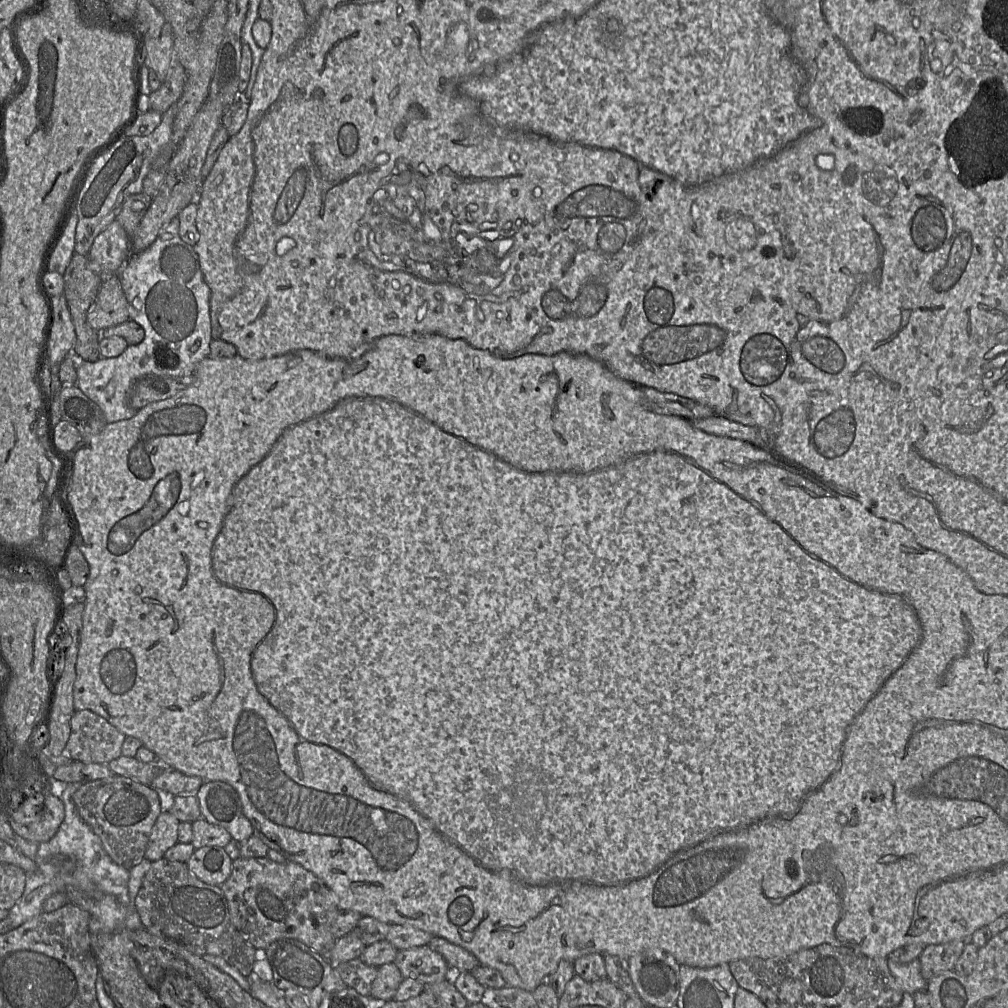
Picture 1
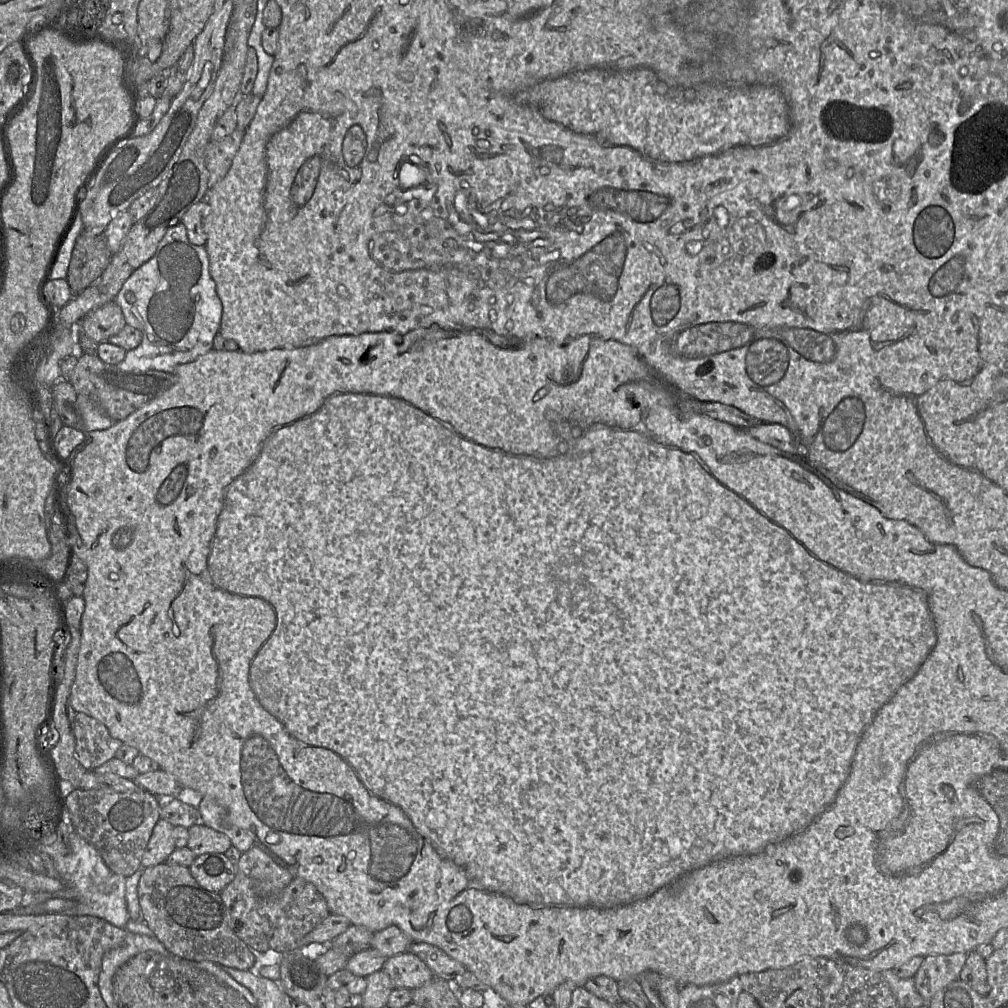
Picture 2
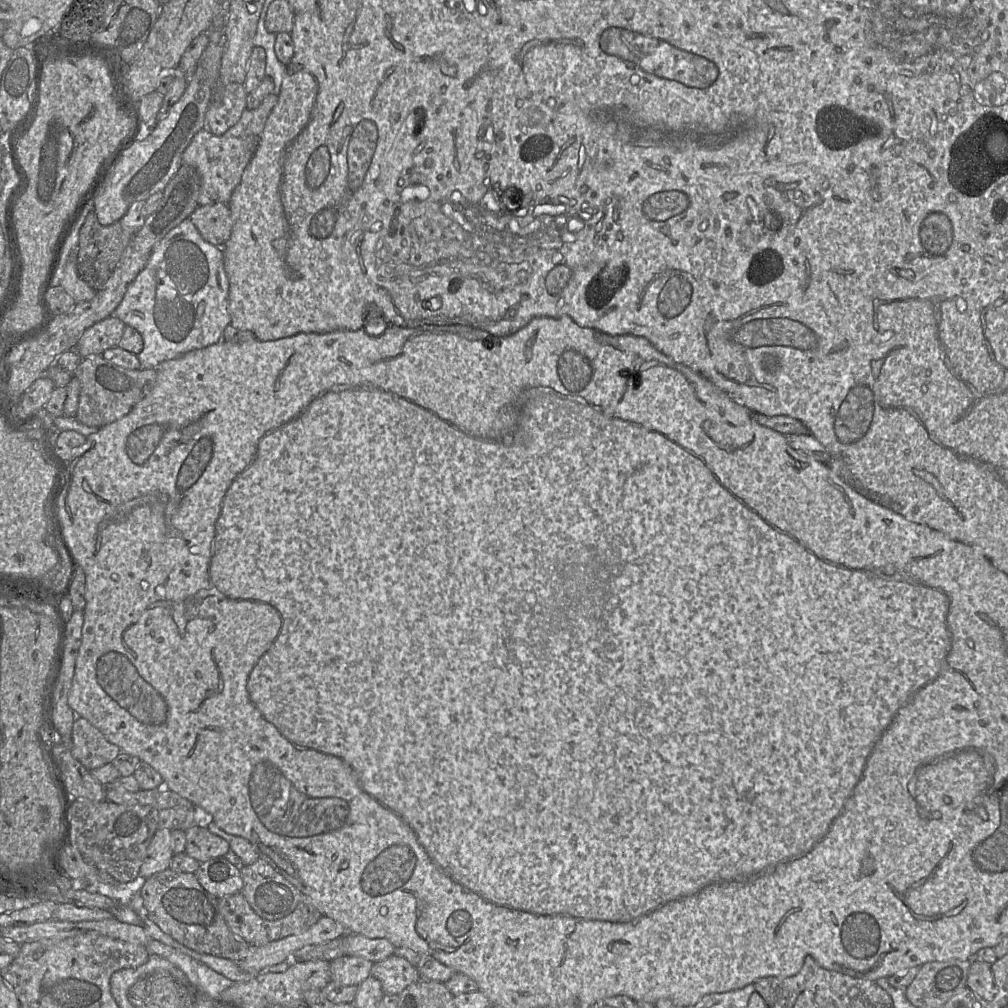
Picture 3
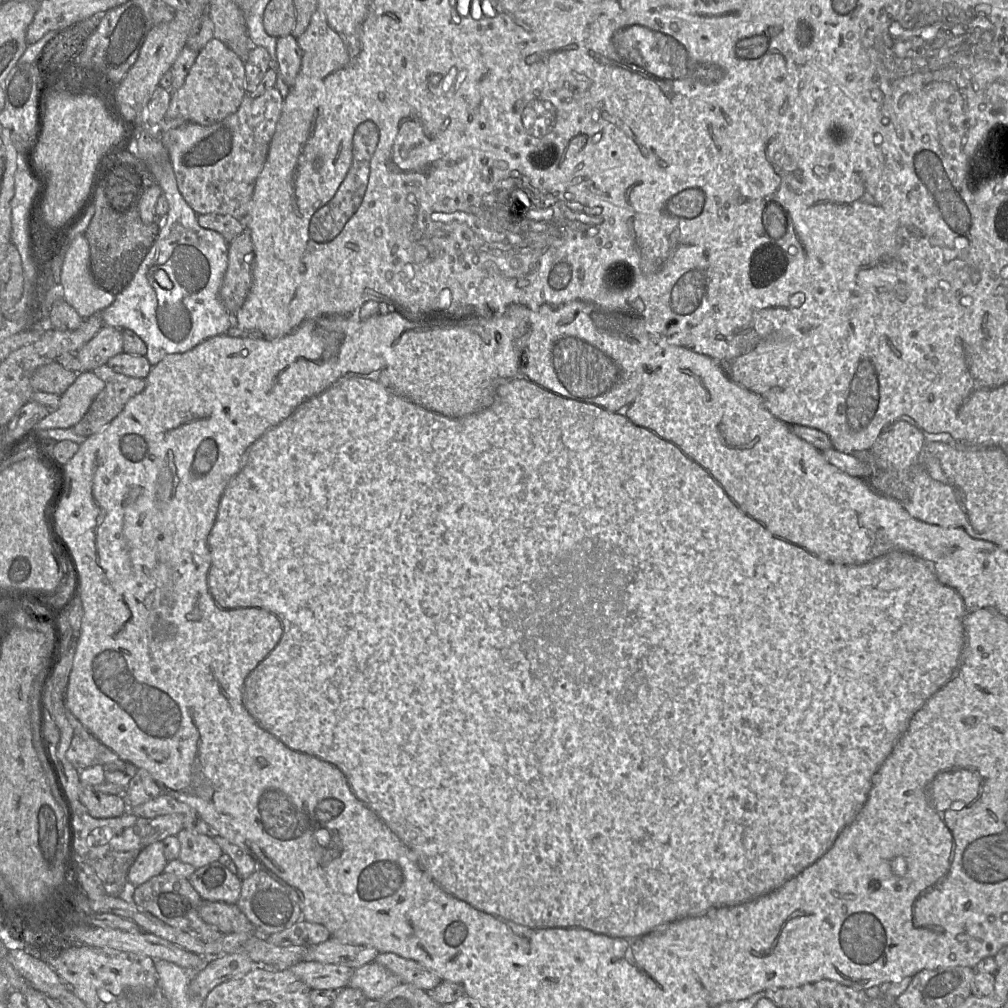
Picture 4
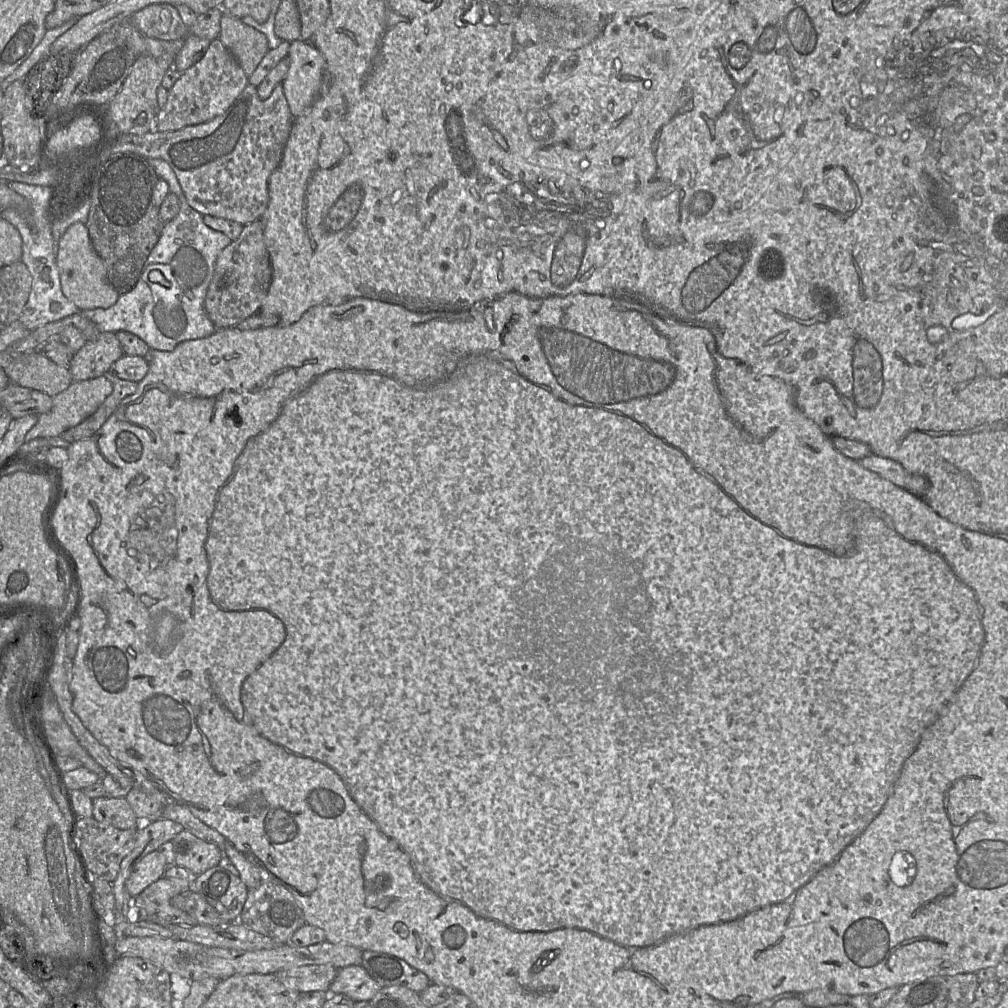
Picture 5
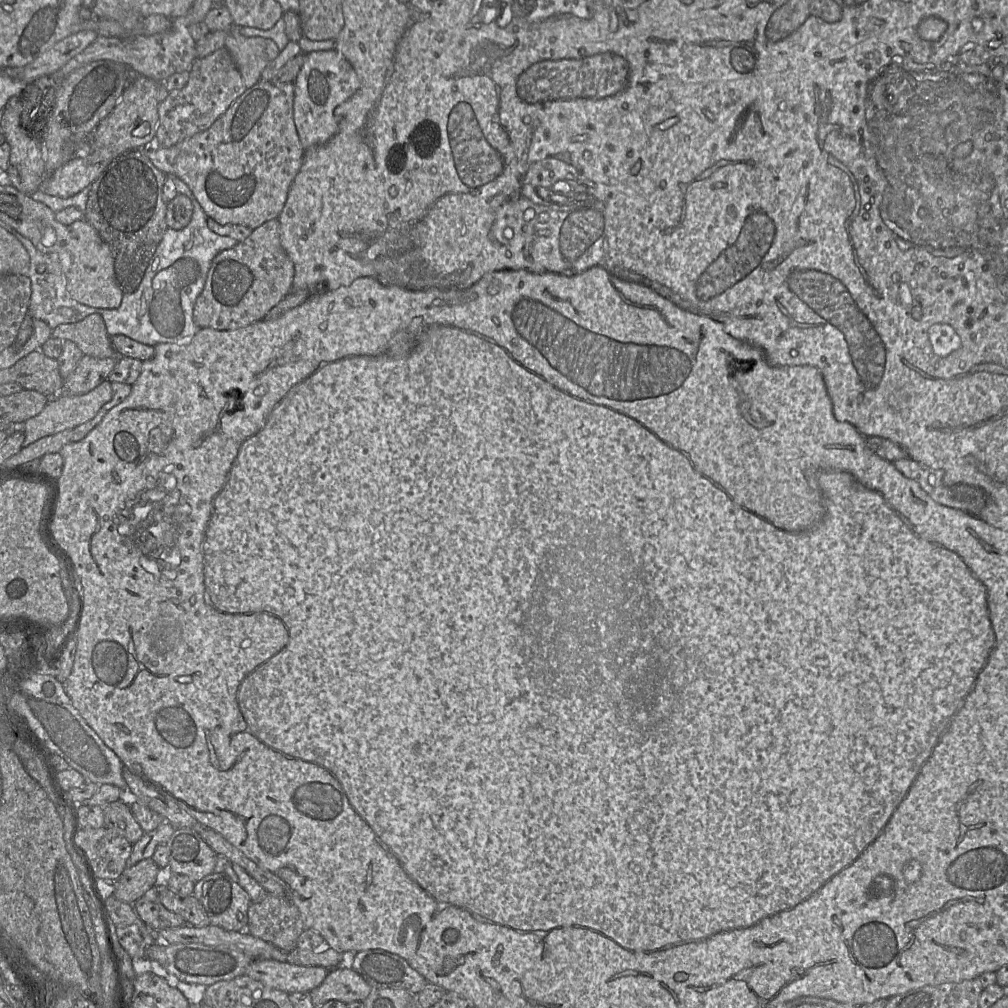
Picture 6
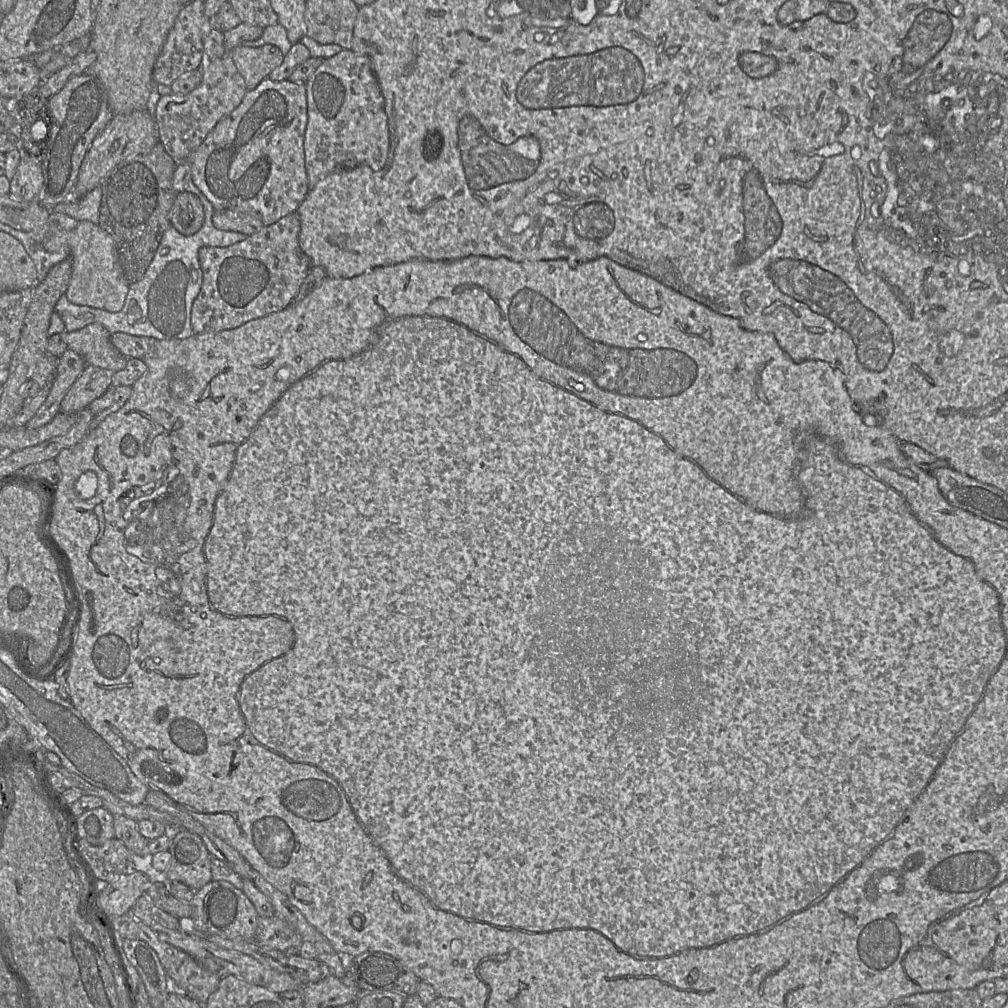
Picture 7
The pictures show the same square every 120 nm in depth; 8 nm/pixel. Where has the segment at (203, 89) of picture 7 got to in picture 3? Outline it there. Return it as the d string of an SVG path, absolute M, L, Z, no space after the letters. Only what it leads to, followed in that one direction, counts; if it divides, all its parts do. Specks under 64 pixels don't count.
M244 84L217 86L205 115L205 129L213 135L223 135L240 120L246 109L246 98Z

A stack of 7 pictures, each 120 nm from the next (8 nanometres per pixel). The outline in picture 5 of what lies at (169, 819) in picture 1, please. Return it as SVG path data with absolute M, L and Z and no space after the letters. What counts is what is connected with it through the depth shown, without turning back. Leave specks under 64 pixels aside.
M158 850L145 855L134 867L126 880L127 892L132 898L139 895L146 887L164 876L168 865Z

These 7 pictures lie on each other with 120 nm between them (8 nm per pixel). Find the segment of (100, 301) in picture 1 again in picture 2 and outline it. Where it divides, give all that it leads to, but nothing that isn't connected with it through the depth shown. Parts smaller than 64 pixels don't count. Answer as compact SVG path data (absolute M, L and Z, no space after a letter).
M115 301L90 312L80 322L81 331L96 343L108 341L126 326L121 308Z

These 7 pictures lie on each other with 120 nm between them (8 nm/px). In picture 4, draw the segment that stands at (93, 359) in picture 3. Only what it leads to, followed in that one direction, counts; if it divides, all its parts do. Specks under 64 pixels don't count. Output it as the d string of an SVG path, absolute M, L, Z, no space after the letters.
M107 364L93 372L104 381L105 388L93 400L85 416L74 426L74 432L85 437L105 428L122 412L127 402L146 387L146 379L115 372Z

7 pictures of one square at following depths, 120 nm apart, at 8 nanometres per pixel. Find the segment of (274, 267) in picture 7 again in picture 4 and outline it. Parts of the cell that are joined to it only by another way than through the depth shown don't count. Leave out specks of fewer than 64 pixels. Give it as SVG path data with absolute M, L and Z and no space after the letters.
M245 227L228 244L228 265L220 289L220 299L231 316L243 306L250 292L253 262L251 234Z

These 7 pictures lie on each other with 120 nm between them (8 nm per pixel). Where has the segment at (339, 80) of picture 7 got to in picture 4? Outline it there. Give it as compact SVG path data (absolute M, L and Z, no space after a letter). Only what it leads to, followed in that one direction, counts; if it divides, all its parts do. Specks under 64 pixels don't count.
M293 35L277 38L276 58L283 81L290 88L300 71L302 50Z

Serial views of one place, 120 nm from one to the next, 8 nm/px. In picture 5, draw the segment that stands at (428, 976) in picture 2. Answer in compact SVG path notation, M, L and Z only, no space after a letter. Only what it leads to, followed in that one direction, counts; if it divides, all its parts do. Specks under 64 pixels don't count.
M351 965L337 969L337 975L331 983L328 993L345 994L354 1002L370 1001L381 989L361 965Z

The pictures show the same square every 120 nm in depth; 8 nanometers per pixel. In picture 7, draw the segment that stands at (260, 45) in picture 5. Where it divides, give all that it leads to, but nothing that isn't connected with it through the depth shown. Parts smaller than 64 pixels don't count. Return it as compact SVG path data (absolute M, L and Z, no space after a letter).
M272 44L259 47L238 45L229 50L229 54L243 77L248 91L267 78L284 60L281 50Z

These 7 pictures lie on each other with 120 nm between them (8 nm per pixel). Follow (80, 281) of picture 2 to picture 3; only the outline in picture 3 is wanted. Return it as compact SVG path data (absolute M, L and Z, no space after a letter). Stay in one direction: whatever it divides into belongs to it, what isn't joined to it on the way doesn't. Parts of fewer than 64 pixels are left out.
M90 212L79 234L77 271L79 277L96 291L100 290L111 277L124 251L135 233L125 230L120 222L101 225L94 212Z

